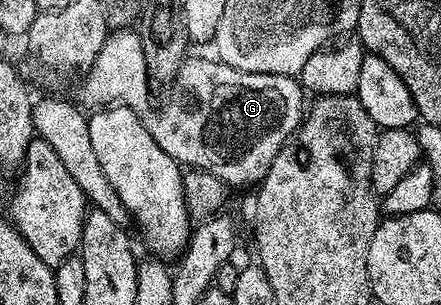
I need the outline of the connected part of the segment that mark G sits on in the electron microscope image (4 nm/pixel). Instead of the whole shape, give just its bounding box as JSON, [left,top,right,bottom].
[83,27,305,186]

